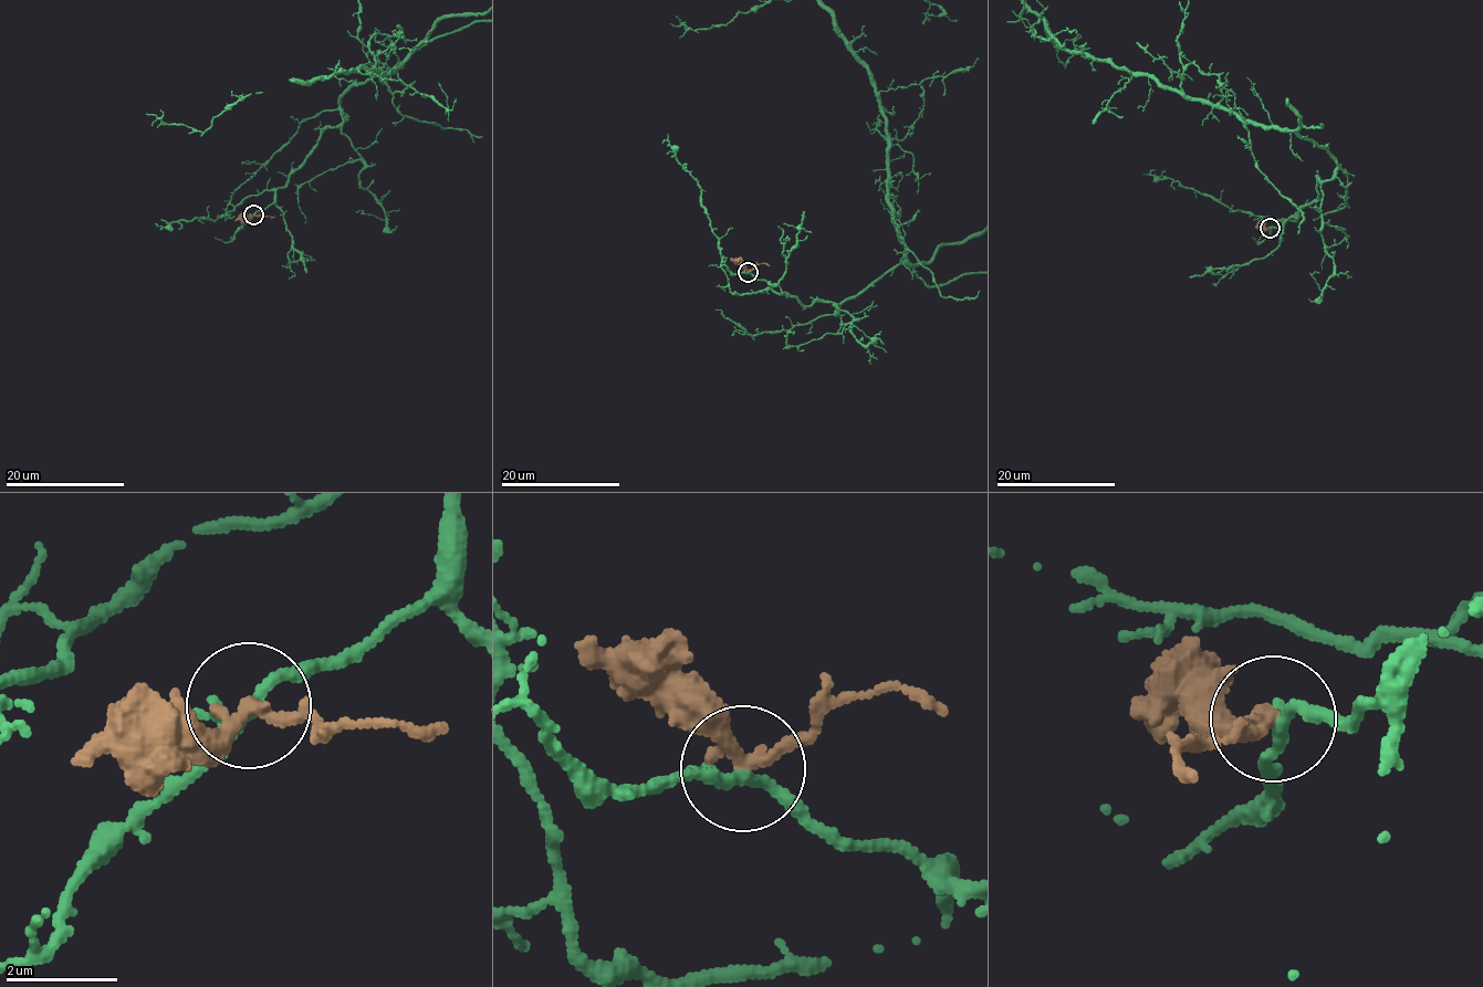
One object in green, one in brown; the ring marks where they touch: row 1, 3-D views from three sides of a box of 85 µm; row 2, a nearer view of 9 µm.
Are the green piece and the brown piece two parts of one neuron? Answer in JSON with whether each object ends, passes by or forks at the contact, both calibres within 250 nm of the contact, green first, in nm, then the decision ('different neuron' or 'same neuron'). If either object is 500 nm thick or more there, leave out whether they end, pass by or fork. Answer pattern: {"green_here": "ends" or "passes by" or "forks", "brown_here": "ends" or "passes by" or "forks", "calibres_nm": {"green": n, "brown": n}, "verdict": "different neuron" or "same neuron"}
{"green_here": "passes by", "brown_here": "passes by", "calibres_nm": {"green": 200, "brown": 240}, "verdict": "different neuron"}

